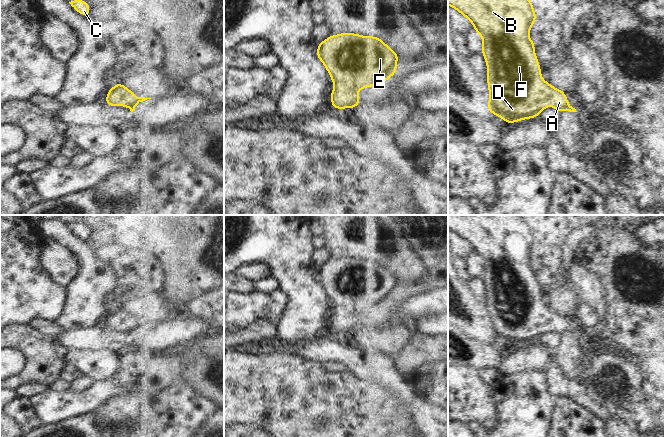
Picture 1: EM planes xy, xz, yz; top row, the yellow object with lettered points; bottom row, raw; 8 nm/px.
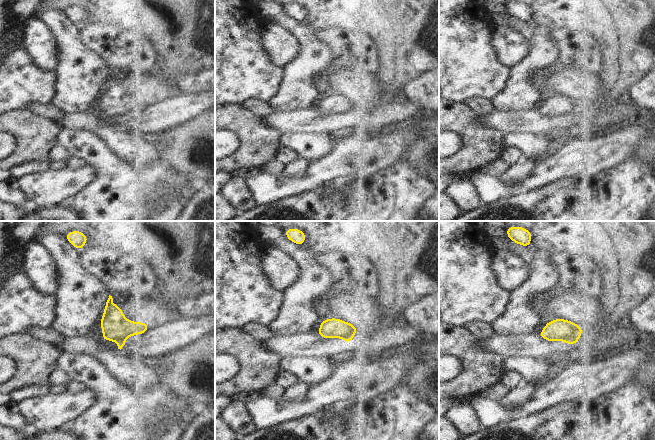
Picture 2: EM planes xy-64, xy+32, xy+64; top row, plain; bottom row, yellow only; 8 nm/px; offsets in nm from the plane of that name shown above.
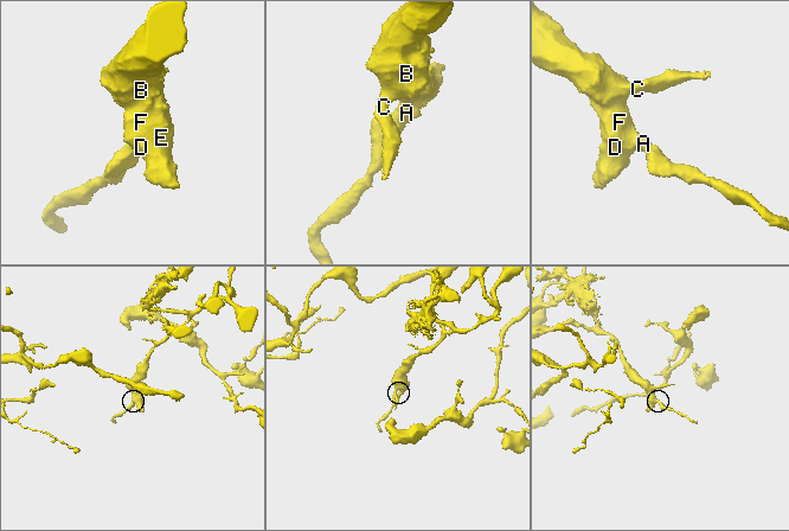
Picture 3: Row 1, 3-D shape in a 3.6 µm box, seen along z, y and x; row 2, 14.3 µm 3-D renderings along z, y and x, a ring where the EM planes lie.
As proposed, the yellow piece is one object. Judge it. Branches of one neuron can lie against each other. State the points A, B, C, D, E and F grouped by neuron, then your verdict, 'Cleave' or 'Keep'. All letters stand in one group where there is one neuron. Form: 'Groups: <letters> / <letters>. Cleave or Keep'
Groups: A B C D E F. Keep

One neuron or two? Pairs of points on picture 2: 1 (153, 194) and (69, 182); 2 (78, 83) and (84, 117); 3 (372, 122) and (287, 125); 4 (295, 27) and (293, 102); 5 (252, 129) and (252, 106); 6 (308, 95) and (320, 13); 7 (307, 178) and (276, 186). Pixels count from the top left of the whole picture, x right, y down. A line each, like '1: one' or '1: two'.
1: two
2: two
3: one
4: one
5: two
6: two
7: one

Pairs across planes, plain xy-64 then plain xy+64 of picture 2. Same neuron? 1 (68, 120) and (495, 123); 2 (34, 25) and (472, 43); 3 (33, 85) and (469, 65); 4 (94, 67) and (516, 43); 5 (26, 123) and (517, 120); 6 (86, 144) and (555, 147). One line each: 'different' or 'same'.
1: same
2: different
3: same
4: different
5: different
6: different

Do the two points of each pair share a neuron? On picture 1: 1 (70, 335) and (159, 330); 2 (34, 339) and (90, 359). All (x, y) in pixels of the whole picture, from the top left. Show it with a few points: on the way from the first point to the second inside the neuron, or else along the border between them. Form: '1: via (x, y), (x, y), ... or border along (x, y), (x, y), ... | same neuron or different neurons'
1: via (92, 339), (137, 338) | same neuron
2: border along (68, 351), (65, 355), (66, 362) | different neurons

